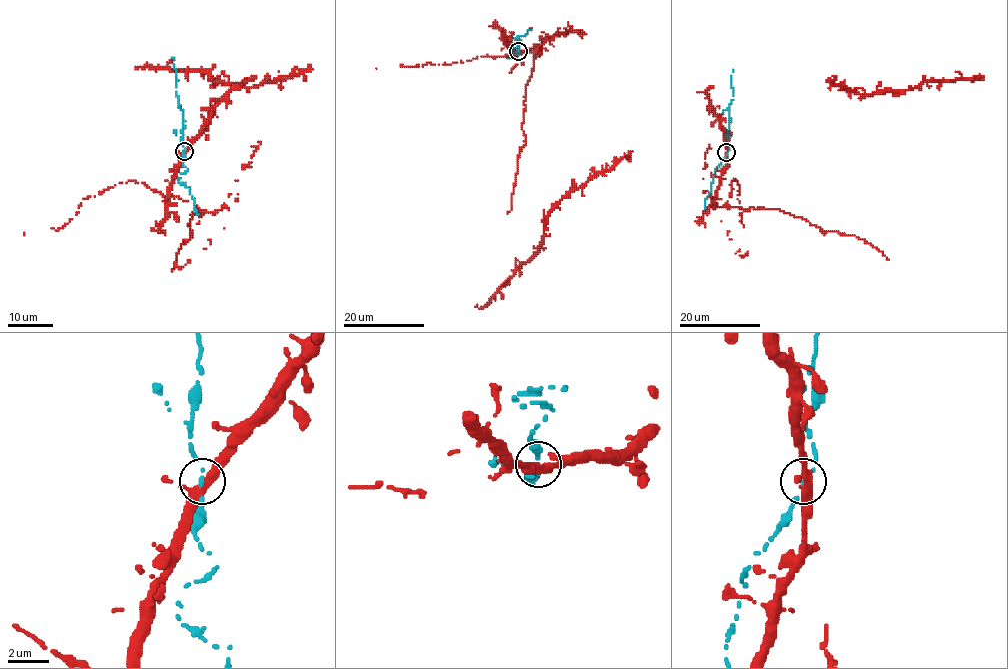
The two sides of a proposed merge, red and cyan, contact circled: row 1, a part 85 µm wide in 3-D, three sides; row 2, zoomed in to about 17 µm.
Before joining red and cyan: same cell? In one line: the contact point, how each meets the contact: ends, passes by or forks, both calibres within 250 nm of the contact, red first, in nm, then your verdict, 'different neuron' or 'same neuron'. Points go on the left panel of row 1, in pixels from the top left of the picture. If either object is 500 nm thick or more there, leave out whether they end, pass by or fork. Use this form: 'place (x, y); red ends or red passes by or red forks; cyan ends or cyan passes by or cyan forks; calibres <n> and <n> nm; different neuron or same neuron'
place (184, 151); red passes by; cyan ends; calibres 420 and 170 nm; same neuron

